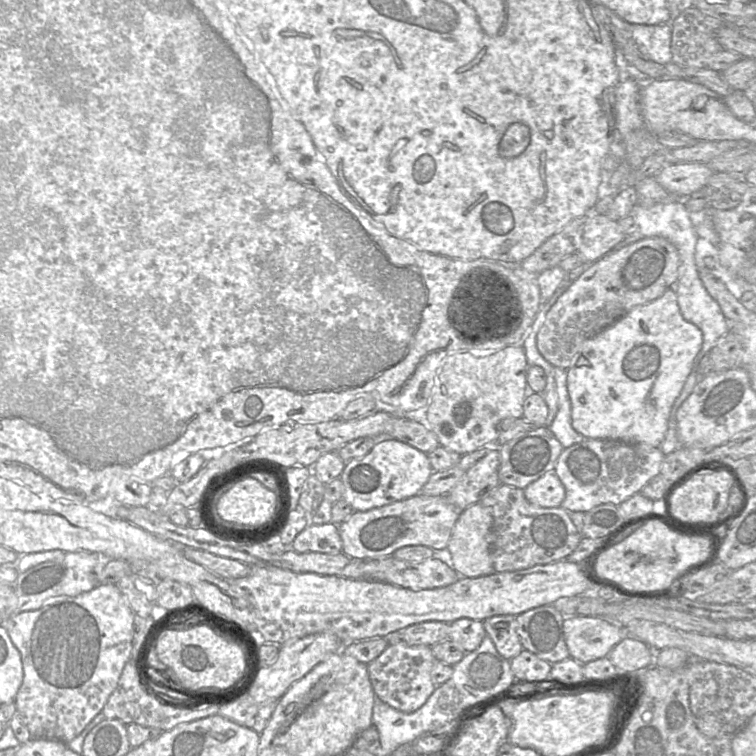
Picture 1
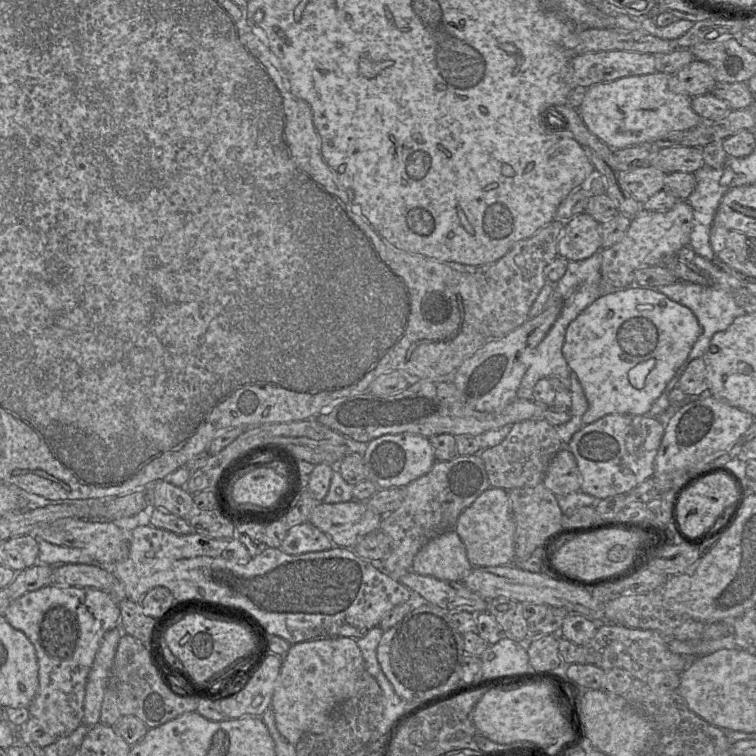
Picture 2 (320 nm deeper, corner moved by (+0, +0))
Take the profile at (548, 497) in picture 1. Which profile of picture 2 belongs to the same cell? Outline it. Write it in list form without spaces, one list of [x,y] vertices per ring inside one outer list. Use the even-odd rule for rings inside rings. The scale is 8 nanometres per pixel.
[[[566,446],[552,458],[542,483],[556,496],[580,491],[580,472],[577,461]]]

